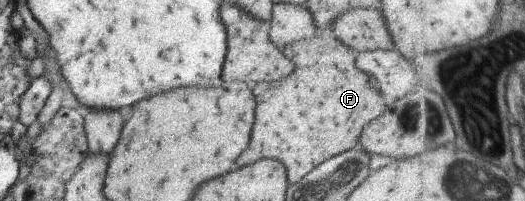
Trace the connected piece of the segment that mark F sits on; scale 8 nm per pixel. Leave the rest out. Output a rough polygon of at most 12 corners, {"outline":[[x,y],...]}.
{"outline":[[328,35],[294,41],[286,79],[254,85],[236,167],[300,181],[354,147],[384,101]]}

